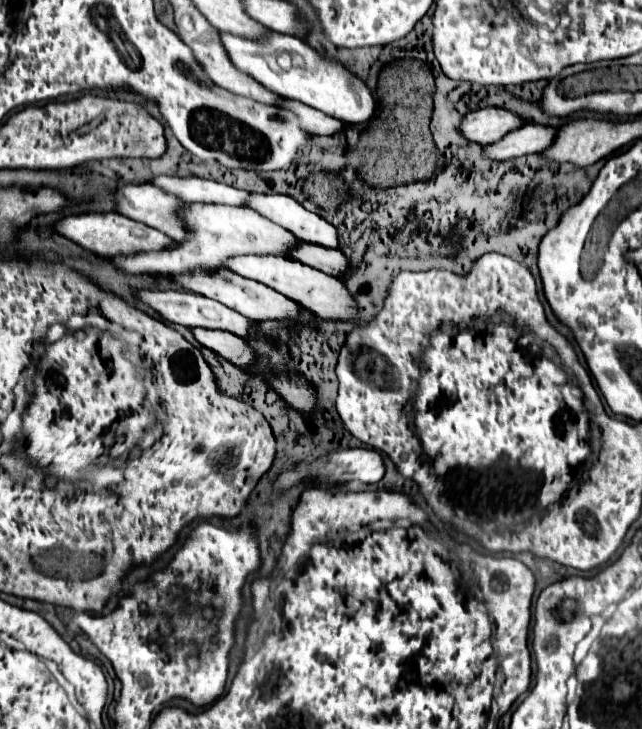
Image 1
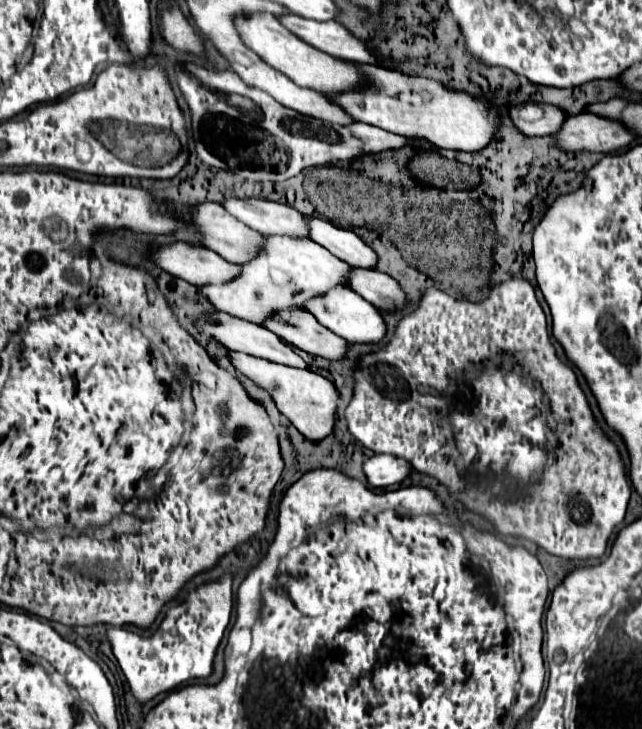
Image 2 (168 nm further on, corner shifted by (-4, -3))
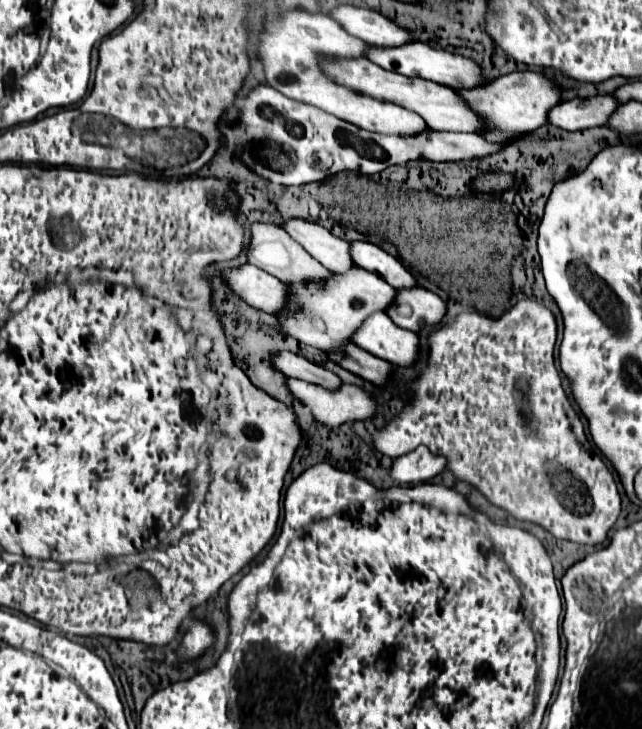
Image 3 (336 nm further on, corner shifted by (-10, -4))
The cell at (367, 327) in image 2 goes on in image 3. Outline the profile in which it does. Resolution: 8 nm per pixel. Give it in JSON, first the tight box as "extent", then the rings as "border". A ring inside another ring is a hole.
{"extent":[353,312,419,368],"border":[[[385,312],[373,314],[353,336],[353,342],[371,352],[377,358],[383,358],[395,366],[411,368],[419,362],[419,336],[411,330],[399,328]]]}

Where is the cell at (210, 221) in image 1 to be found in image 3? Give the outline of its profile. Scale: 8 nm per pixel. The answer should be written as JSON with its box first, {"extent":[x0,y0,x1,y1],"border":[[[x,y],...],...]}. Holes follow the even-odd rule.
{"extent":[279,270,395,352],"border":[[[349,270],[345,274],[335,274],[331,280],[327,280],[327,286],[313,288],[311,286],[293,286],[287,284],[291,294],[295,294],[295,302],[299,308],[279,318],[279,328],[297,338],[303,344],[315,346],[323,352],[341,352],[341,348],[349,342],[353,342],[355,330],[375,312],[385,312],[391,302],[395,302],[395,288],[389,286],[383,278],[379,278],[373,272],[367,270]]]}

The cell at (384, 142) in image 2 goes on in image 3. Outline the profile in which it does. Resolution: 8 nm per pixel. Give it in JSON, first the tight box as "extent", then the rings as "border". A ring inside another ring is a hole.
{"extent":[425,132,505,162],"border":[[[429,132],[431,138],[425,144],[427,160],[441,160],[441,162],[459,162],[459,160],[473,160],[497,154],[503,150],[505,144],[495,144],[483,140],[479,134],[453,134],[453,132]]]}

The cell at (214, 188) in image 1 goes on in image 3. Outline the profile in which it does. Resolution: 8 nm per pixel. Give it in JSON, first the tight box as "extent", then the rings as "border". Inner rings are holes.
{"extent":[283,218,357,274],"border":[[[291,218],[283,224],[283,228],[289,232],[289,236],[293,240],[297,240],[313,258],[317,258],[331,272],[343,274],[349,268],[357,266],[351,258],[349,242],[345,242],[341,238],[335,238],[323,226],[313,224],[309,220]]]}

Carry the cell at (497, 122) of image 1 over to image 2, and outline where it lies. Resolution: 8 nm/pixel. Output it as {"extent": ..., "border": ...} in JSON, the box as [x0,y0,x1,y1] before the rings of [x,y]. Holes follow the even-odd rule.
{"extent":[509,105,565,137],"border":[[[545,105],[543,107],[543,117],[537,121],[525,121],[519,117],[519,107],[511,107],[509,115],[513,125],[517,127],[519,133],[525,133],[527,137],[543,137],[543,135],[553,135],[559,131],[559,127],[565,121],[565,115],[561,109],[553,107],[553,105]]]}

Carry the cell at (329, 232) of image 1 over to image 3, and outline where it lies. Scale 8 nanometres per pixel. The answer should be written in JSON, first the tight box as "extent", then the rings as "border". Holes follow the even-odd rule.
{"extent":[351,242,417,290],"border":[[[351,242],[351,256],[355,264],[361,268],[379,274],[385,282],[389,282],[393,288],[403,290],[403,286],[417,286],[415,276],[391,254],[387,254],[383,248],[369,244],[369,242]]]}

